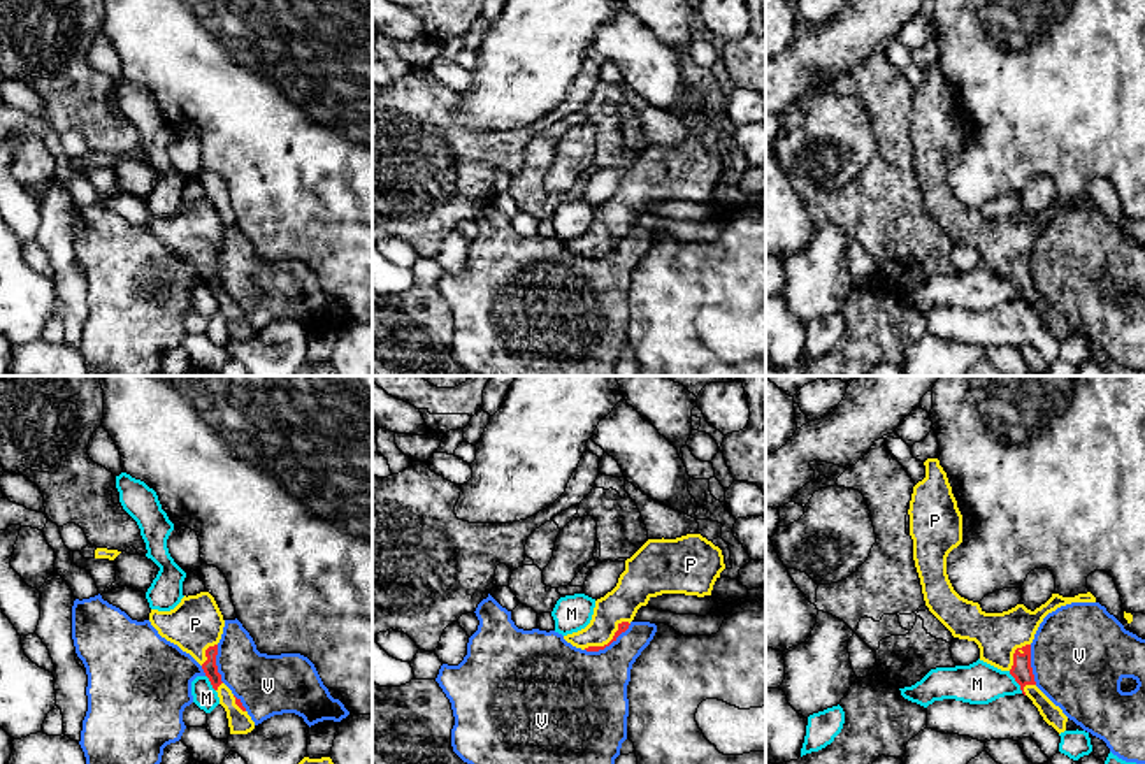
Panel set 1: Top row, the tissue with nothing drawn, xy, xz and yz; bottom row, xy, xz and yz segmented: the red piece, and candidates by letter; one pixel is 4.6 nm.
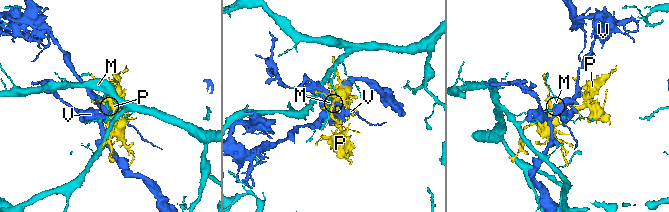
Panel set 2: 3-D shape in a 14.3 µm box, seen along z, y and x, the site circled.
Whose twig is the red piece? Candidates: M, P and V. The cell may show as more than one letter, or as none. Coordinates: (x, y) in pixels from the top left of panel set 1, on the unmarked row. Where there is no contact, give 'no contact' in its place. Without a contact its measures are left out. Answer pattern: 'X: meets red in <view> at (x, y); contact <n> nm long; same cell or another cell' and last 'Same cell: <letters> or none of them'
M: meets red in yz at (1015, 287); contact 120 nm long; another cell
P: meets red in xz at (610, 248); contact 240 nm long; same cell
V: meets red in xz at (608, 252); contact 240 nm long; another cell
Same cell: P

